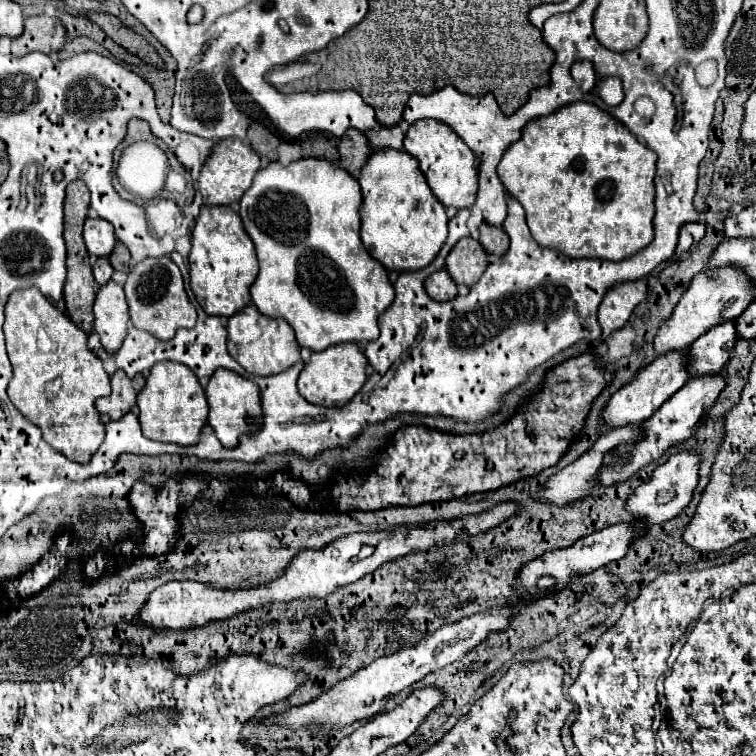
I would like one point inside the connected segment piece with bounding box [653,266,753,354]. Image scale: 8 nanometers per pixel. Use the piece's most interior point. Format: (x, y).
(713, 297)

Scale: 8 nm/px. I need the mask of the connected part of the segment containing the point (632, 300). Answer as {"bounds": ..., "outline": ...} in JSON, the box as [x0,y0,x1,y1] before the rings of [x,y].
{"bounds":[599,279,647,332],"outline":[[[644,279],[623,282],[611,288],[599,306],[599,326],[611,326],[611,332],[623,328],[633,308],[645,300],[646,295],[647,282]]]}

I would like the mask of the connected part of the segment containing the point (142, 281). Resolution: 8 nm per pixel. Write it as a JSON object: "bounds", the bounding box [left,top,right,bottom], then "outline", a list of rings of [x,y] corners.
{"bounds":[125,256,197,340],"outline":[[[169,256],[145,258],[131,268],[125,282],[131,322],[135,328],[153,334],[159,340],[171,340],[179,328],[193,328],[197,320],[195,306],[189,302],[177,264]]]}

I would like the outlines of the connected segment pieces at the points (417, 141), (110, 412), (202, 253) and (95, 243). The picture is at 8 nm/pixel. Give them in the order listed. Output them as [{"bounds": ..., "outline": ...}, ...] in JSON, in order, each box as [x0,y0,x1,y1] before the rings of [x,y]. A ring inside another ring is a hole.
[{"bounds":[405,120,477,208],"outline":[[[417,120],[405,134],[405,152],[419,160],[433,194],[443,206],[471,208],[477,194],[477,164],[471,148],[445,124],[437,120]]]},{"bounds":[95,370,135,420],"outline":[[[117,370],[111,376],[111,394],[103,396],[95,402],[95,408],[99,414],[109,416],[111,420],[119,420],[125,412],[129,412],[135,406],[135,388],[131,380],[125,376],[123,370]]]},{"bounds":[189,206,259,316],"outline":[[[201,206],[201,212],[191,230],[189,274],[191,290],[199,306],[213,316],[233,316],[251,304],[249,286],[259,272],[255,246],[247,236],[239,214],[229,206]]]},{"bounds":[83,218,115,256],"outline":[[[87,218],[83,226],[83,240],[91,256],[109,256],[115,248],[115,232],[103,218]]]}]

